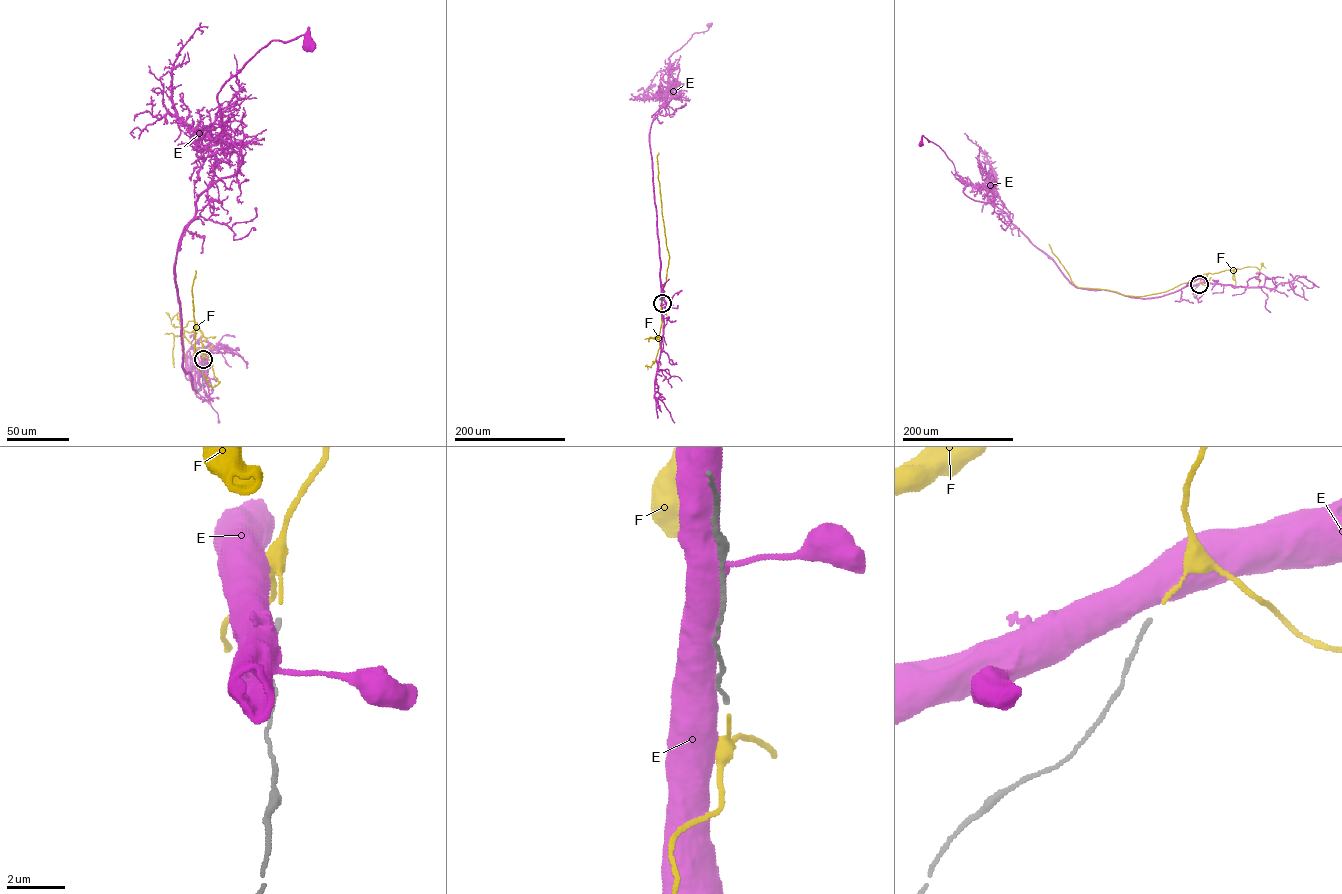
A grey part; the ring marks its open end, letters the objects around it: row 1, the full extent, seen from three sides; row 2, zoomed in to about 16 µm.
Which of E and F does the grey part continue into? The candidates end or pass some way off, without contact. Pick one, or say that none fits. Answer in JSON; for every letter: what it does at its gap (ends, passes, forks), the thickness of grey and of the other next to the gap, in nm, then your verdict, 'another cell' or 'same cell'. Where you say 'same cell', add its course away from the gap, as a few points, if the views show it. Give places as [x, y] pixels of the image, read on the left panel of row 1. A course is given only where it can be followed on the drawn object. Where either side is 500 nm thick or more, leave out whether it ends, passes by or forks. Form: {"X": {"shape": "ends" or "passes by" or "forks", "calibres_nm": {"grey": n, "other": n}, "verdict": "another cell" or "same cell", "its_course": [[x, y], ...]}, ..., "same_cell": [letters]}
{"E": {"calibres_nm": {"grey": 140, "other": 750}, "verdict": "another cell"}, "F": {"shape": "ends", "calibres_nm": {"grey": 140, "other": 100}, "verdict": "same cell", "its_course": [[203, 359], [202, 344], [202, 355], [219, 382], [215, 386], [195, 363], [195, 270]]}, "same_cell": ["F"]}

